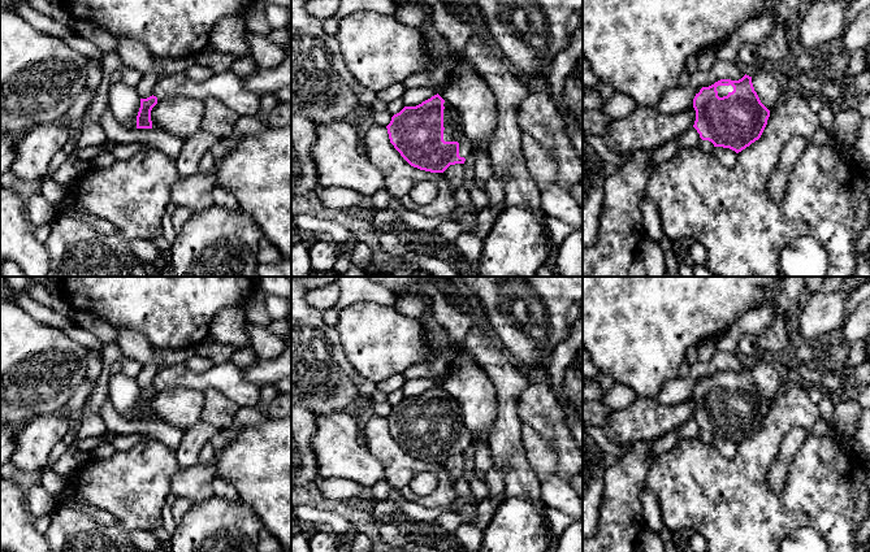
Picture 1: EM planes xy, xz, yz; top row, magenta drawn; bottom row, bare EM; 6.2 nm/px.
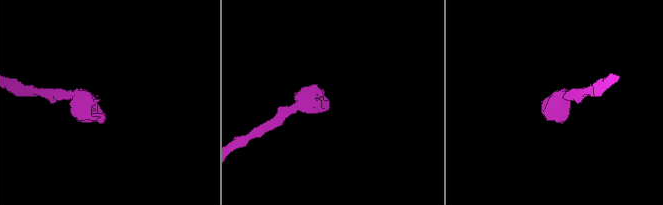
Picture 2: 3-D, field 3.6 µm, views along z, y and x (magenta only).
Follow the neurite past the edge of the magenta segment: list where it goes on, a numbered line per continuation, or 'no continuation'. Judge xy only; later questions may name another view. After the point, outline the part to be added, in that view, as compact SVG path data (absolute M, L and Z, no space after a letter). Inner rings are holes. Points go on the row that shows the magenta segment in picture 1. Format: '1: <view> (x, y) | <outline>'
1: xy (228, 87) | M230 69L212 75L204 82L194 82L186 74L164 74L157 77L152 95L161 101L166 96L192 99L217 97L239 117L255 117L260 112L260 96L247 91L243 78Z

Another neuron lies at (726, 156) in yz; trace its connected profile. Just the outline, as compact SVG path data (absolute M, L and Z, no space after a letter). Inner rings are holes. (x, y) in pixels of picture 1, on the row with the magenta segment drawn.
M714 147L711 153L726 168L733 168L737 161L737 153L730 148Z

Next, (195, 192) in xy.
M215 164L207 174L199 171L191 177L179 177L172 190L172 201L192 213L203 212L213 205L213 190L217 184Z

